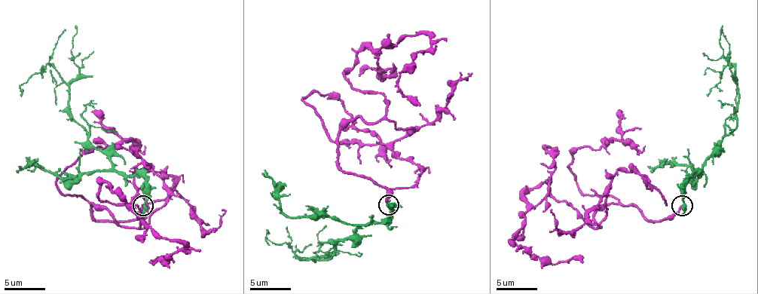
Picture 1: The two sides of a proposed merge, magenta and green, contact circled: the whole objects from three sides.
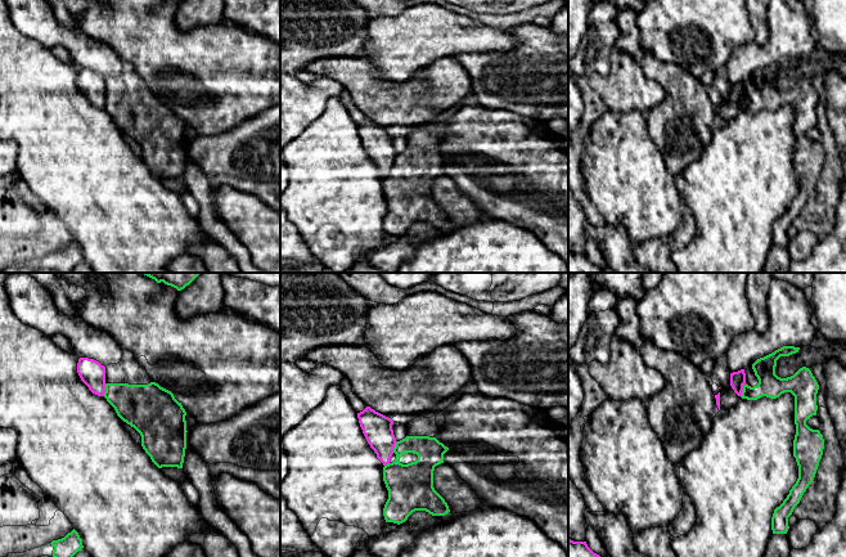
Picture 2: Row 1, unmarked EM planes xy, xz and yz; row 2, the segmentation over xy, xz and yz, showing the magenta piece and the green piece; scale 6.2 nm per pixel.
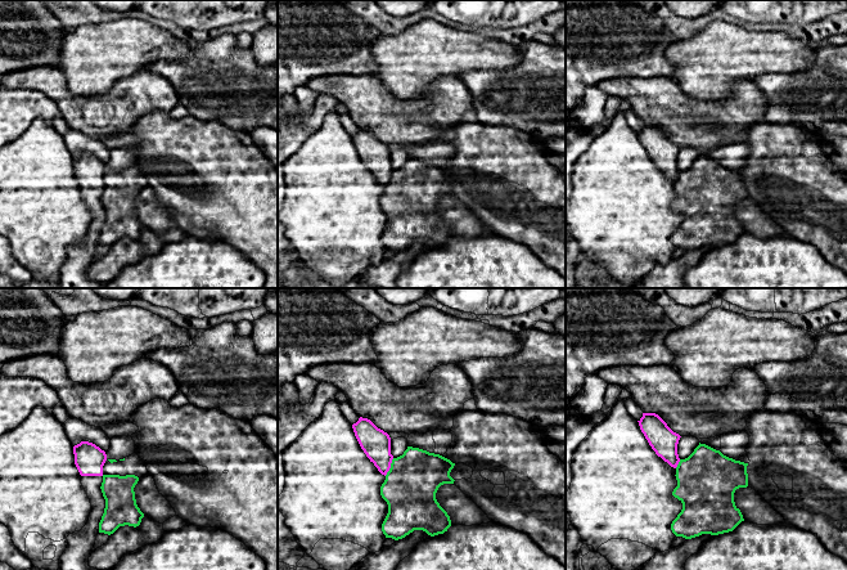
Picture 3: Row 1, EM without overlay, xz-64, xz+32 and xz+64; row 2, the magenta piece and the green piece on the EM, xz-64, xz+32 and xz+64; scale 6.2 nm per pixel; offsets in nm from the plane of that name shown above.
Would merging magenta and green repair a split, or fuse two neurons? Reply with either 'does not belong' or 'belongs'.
does not belong

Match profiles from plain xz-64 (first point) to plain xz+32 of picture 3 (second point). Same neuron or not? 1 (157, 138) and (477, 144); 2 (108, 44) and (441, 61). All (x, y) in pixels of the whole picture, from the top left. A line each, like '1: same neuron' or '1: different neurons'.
1: same neuron
2: same neuron

